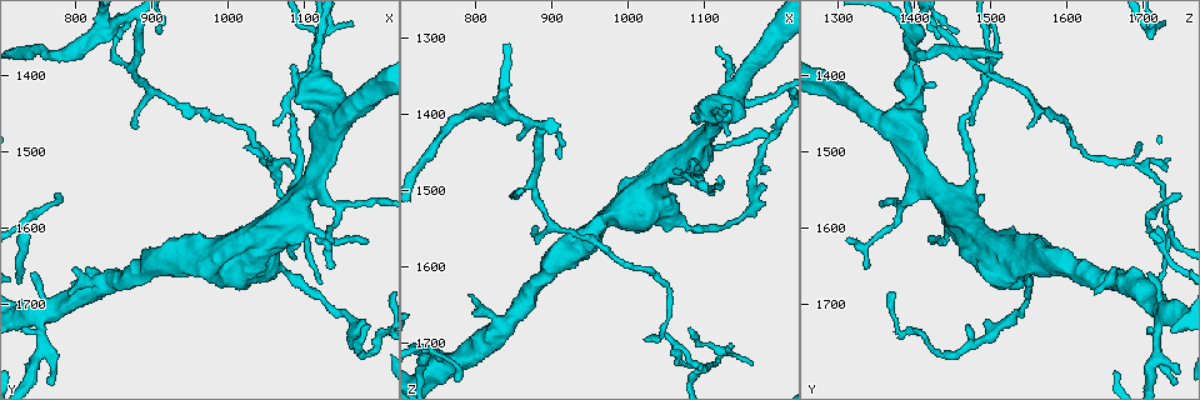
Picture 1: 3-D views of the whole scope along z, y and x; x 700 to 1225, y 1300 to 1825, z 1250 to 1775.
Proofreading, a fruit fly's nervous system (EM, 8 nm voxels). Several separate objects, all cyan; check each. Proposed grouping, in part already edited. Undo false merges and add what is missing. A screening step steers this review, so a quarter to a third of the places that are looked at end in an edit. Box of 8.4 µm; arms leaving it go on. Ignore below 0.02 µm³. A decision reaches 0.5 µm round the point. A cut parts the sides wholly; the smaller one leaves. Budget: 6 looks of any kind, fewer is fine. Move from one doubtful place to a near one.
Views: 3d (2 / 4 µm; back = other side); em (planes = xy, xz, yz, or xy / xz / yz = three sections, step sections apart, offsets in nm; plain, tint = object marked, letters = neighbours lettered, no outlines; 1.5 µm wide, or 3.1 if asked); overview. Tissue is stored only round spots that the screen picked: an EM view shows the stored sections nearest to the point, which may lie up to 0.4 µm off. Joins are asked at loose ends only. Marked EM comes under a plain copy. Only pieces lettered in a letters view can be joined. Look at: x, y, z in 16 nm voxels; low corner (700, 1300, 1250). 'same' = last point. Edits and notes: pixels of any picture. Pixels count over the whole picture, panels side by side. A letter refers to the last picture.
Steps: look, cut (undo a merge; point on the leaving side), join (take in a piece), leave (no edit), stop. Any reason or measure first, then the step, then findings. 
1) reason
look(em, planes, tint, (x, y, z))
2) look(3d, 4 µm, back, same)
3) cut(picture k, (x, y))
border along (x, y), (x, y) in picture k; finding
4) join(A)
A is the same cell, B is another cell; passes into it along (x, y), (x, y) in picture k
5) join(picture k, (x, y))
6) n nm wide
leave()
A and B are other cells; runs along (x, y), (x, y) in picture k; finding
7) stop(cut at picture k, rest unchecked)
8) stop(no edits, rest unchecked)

tapers out
look(em, planes, letters, (1185, 1725, 1475))

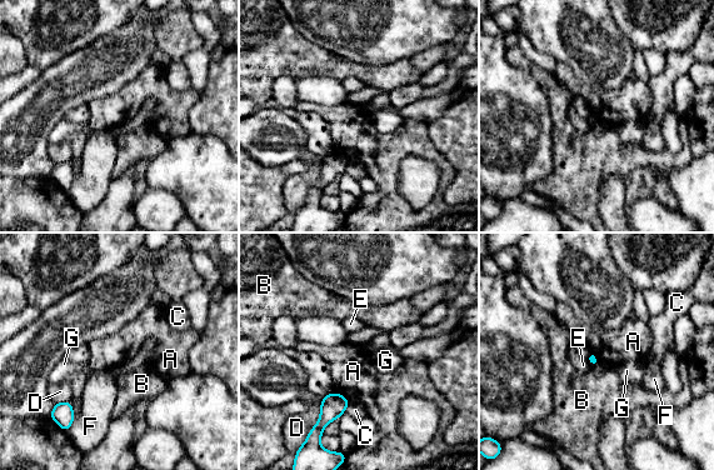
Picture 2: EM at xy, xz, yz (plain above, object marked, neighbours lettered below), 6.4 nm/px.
leave()
A, B, C, D, E, F and G are other cells; border along (335, 391), (340, 393), (349, 403) in picture 2; no lettered piece goes on from it

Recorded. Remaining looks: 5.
thin end
look(3d, 2 µm, (1115, 1615, 1310))

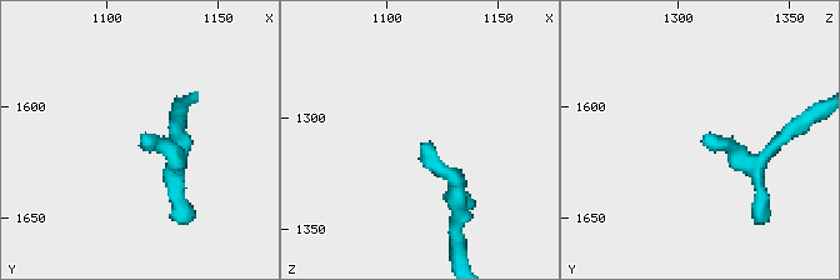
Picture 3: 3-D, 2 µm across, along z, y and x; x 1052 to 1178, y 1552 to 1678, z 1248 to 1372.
look(em, planes, letters, (1115, 1613, 1310))

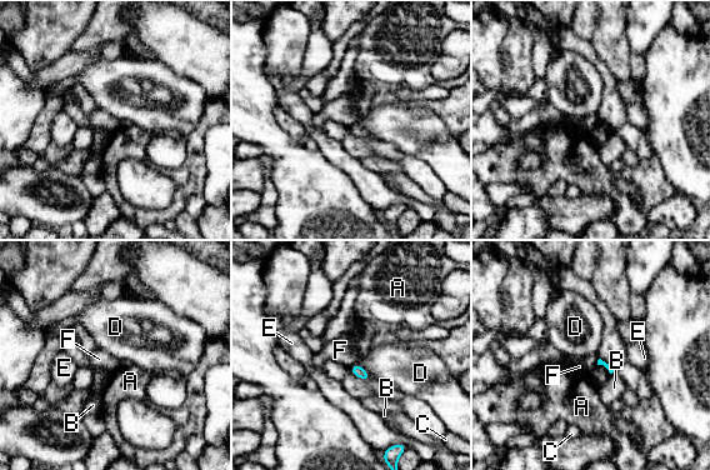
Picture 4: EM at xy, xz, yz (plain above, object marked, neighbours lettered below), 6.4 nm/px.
leave()
A, B, C, D, E and F are other cells; border along (599, 359), (596, 364) in picture 4; no lettered piece goes on from it

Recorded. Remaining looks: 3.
abrupt turn
look(em, yz, step 8, tint, (1100, 1605, 1735))

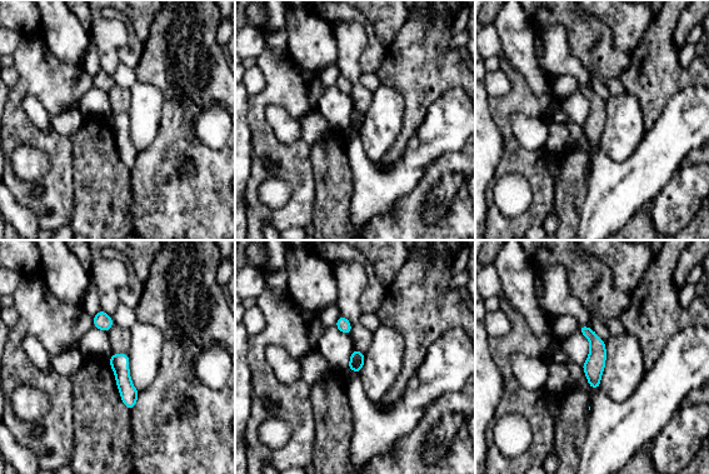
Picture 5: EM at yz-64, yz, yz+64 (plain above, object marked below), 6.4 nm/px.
look(em, planes, letters, same)

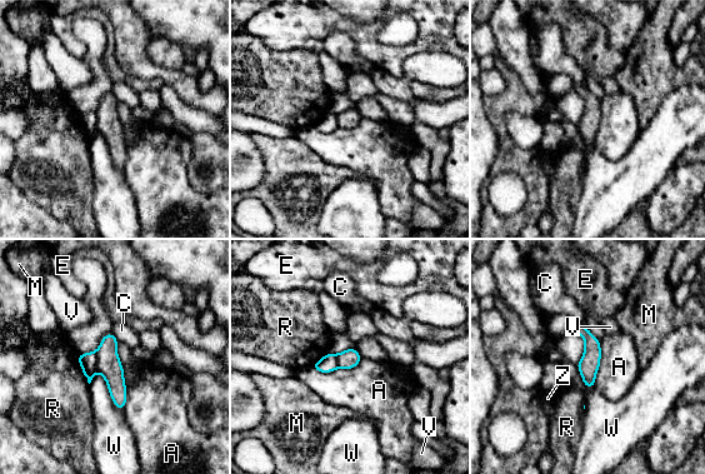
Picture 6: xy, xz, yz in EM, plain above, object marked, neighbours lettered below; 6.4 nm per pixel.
cut(picture 6, (88, 362))
A, C, E, M, R, V, W and Z are other cells; border along (95, 353), (98, 369) in picture 6; a second neuron is stuck on

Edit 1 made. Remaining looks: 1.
stop(cut at picture 6, rest unchecked)

